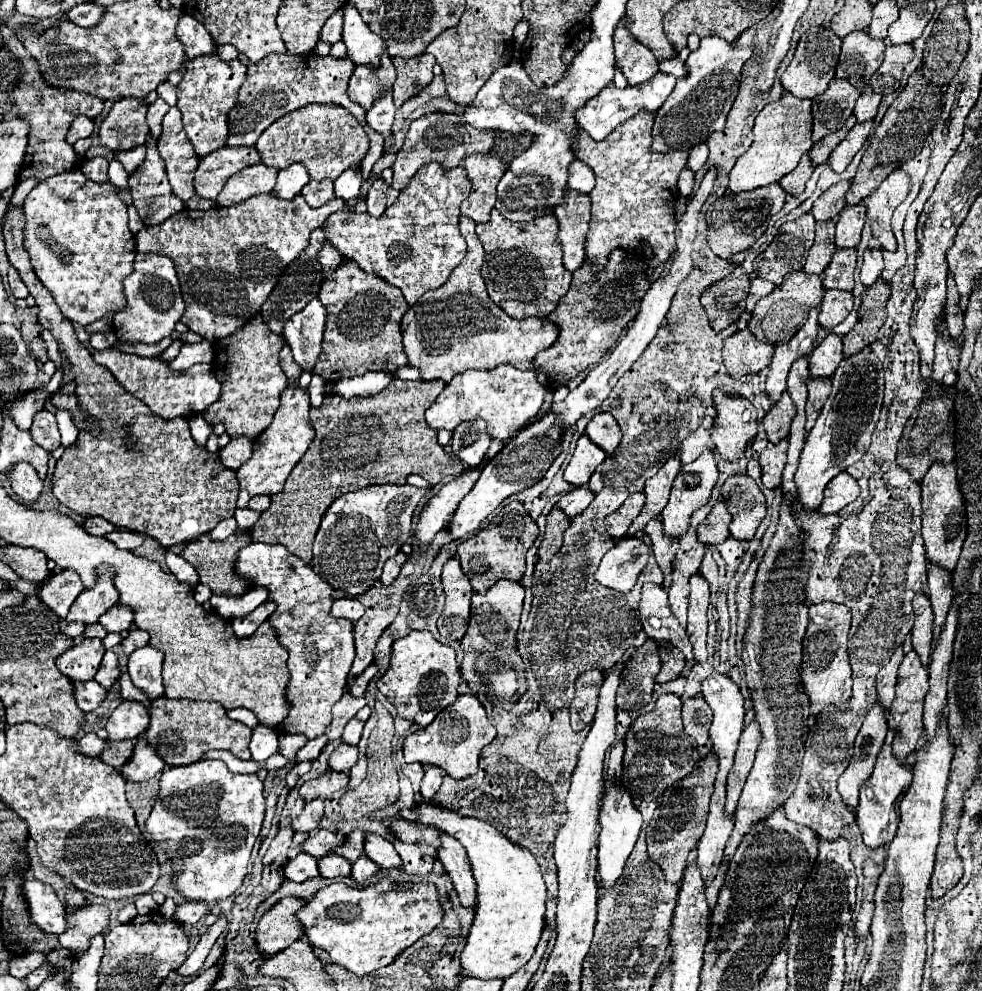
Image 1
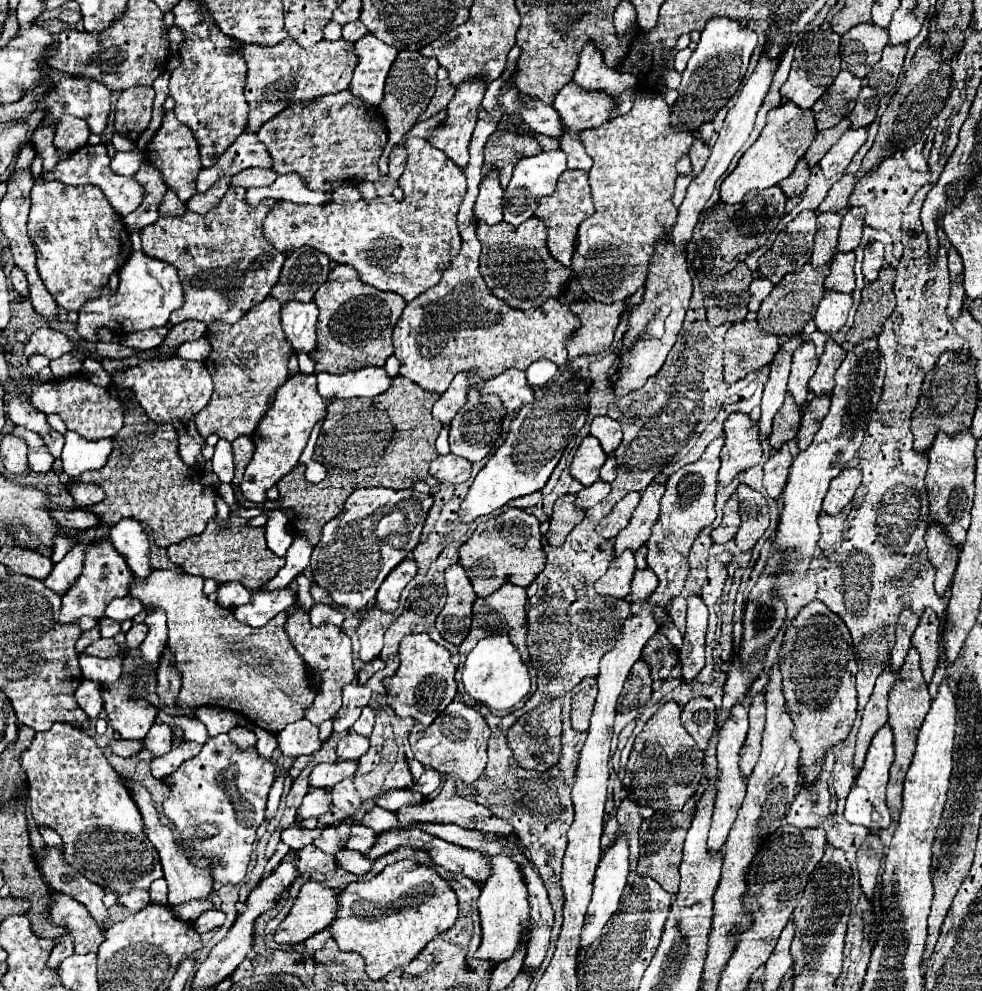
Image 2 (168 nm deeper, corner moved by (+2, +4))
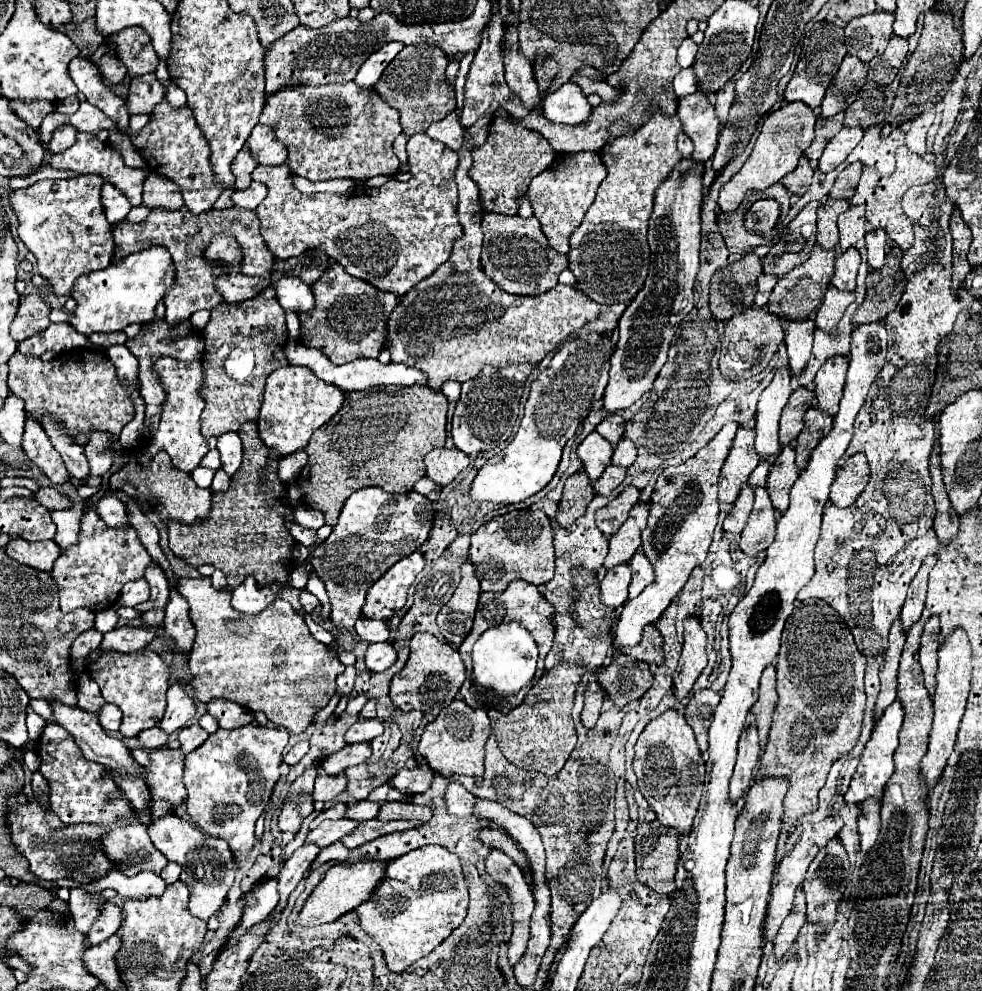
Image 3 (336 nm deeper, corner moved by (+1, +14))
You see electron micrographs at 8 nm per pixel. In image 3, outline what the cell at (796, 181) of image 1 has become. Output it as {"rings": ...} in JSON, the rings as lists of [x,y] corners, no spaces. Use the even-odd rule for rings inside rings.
{"rings":[[[802,156],[802,160],[798,162],[798,168],[794,172],[790,172],[788,176],[782,178],[782,184],[792,192],[792,194],[806,194],[810,182],[812,182],[812,168],[810,168],[810,162],[806,156]]]}

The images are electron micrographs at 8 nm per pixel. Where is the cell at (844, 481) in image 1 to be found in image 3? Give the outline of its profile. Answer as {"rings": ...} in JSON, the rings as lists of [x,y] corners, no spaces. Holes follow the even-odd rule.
{"rings":[[[854,454],[850,456],[836,472],[836,478],[830,488],[830,500],[832,504],[846,508],[854,504],[854,500],[862,494],[870,480],[870,468],[866,454]]]}

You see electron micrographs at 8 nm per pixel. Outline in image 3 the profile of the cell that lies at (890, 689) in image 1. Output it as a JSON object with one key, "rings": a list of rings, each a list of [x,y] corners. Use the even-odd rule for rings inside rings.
{"rings":[[[928,556],[922,564],[922,568],[918,570],[916,578],[912,580],[910,588],[908,588],[908,596],[906,596],[906,602],[902,606],[902,626],[904,630],[908,630],[920,616],[922,616],[922,610],[924,610],[924,602],[926,602],[926,584],[928,584],[928,572],[932,570],[932,566],[936,564],[936,556]]]}

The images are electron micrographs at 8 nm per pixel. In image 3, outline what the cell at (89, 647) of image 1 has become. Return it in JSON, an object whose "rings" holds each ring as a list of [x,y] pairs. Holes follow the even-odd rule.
{"rings":[[[114,628],[104,634],[102,646],[104,650],[118,650],[118,652],[136,652],[144,646],[148,646],[156,638],[154,628]]]}

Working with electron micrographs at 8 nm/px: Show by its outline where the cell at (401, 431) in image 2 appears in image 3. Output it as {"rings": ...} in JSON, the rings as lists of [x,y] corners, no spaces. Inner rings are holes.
{"rings":[[[406,386],[406,388],[370,388],[362,392],[346,394],[342,410],[322,428],[318,428],[308,446],[308,464],[296,478],[296,484],[304,490],[304,504],[320,510],[326,524],[338,524],[338,516],[344,502],[358,488],[378,486],[384,492],[406,494],[414,484],[426,476],[424,456],[434,448],[444,448],[446,442],[446,412],[448,400],[442,392],[432,392],[426,386]]]}

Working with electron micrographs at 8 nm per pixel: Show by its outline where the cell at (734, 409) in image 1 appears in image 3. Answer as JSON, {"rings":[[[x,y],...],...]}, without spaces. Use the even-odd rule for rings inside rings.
{"rings":[[[744,428],[738,430],[720,474],[720,496],[718,496],[720,502],[734,504],[742,486],[748,482],[752,470],[758,466],[760,458],[754,450],[754,438],[756,438],[754,430]]]}

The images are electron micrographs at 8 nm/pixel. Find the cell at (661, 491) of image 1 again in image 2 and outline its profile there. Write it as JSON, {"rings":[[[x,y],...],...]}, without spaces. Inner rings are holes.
{"rings":[[[653,482],[651,486],[647,486],[641,492],[641,502],[635,508],[629,524],[615,538],[615,554],[621,554],[627,548],[637,550],[641,544],[645,544],[649,540],[651,528],[661,514],[659,500],[661,500],[663,492],[665,492],[663,482]]]}

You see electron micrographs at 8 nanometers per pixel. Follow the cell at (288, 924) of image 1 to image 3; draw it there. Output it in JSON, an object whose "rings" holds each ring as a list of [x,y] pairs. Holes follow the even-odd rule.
{"rings":[[[362,858],[354,864],[336,864],[332,866],[326,876],[322,878],[320,886],[312,892],[312,896],[306,900],[296,924],[298,926],[316,926],[316,924],[326,924],[338,920],[342,914],[352,912],[358,908],[358,904],[370,900],[370,892],[382,882],[382,876],[386,876],[386,864],[380,860],[370,860]]]}

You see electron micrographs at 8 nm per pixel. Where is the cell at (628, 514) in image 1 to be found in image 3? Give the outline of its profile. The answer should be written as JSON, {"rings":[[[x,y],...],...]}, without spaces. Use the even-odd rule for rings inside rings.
{"rings":[[[626,486],[620,496],[616,496],[610,504],[606,504],[604,508],[600,508],[596,512],[596,524],[598,524],[600,532],[604,532],[604,534],[618,532],[618,528],[626,522],[630,510],[638,502],[638,498],[640,498],[638,488]]]}

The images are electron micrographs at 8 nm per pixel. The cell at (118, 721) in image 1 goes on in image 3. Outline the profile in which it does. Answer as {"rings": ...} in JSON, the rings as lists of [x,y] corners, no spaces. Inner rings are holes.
{"rings":[[[142,648],[138,652],[122,654],[114,650],[102,650],[88,666],[88,676],[100,686],[106,702],[116,704],[122,710],[120,732],[124,738],[134,738],[138,732],[156,726],[166,710],[166,690],[170,684],[168,664],[152,650]]]}

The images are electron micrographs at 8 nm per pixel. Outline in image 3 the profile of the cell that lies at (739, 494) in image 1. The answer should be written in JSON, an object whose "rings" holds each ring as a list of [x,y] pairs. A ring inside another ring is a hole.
{"rings":[[[756,488],[754,494],[756,494],[756,500],[754,500],[754,508],[750,512],[748,524],[746,524],[742,538],[740,538],[740,550],[746,556],[756,558],[774,540],[776,516],[774,516],[774,508],[772,508],[766,488]]]}

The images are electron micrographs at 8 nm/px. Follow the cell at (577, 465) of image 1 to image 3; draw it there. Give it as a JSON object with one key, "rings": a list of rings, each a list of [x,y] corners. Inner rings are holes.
{"rings":[[[592,432],[582,440],[578,446],[578,458],[582,460],[590,480],[598,480],[598,476],[602,476],[606,466],[612,462],[612,452],[614,446],[598,432]]]}

